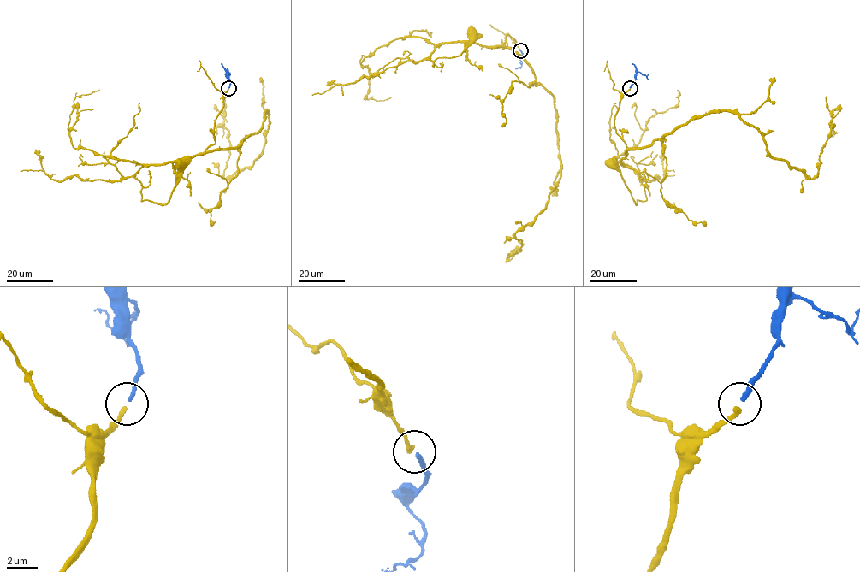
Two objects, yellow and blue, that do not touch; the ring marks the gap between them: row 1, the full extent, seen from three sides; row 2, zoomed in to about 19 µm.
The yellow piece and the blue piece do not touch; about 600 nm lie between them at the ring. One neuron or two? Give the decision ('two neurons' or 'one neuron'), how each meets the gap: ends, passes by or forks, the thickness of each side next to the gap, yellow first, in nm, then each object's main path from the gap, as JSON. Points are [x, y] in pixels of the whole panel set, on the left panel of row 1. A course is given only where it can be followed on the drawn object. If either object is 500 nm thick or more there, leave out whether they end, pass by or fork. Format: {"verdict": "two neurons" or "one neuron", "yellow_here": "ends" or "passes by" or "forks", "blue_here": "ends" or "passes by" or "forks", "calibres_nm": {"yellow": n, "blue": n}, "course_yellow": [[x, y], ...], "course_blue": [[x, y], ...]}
{"verdict": "one neuron", "yellow_here": "ends", "blue_here": "ends", "calibres_nm": {"yellow": 320, "blue": 280}, "course_yellow": [[228, 89], [215, 122], [215, 143], [181, 160], [145, 164], [135, 174], [141, 201], [165, 203], [181, 163]], "course_blue": [[228, 87], [227, 73], [230, 73], [227, 77], [223, 73]]}

